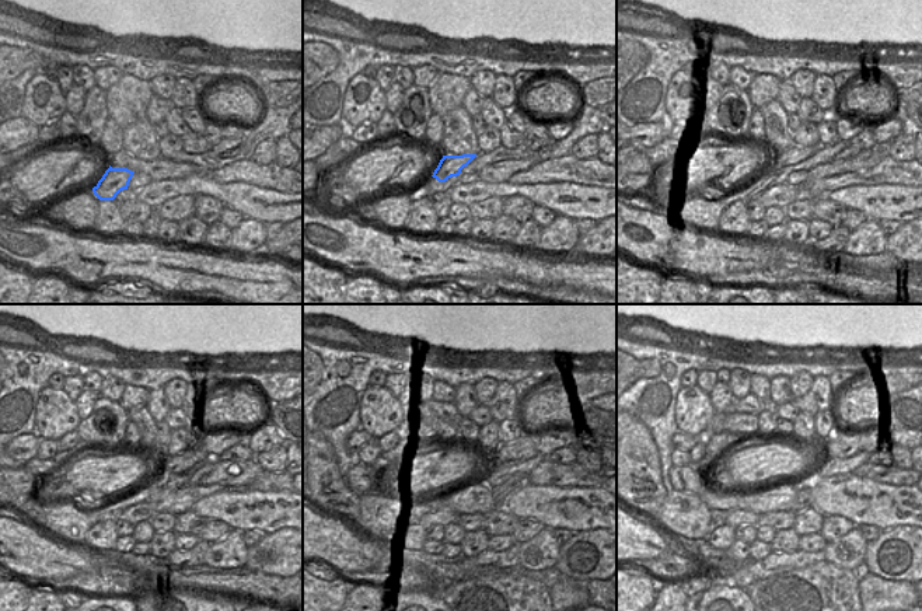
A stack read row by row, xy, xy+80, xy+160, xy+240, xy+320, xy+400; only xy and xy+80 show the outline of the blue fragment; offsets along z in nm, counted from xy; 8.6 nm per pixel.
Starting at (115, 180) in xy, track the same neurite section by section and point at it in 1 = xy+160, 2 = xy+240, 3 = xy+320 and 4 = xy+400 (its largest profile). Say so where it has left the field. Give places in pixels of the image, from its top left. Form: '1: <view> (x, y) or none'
1: xy+160 (793, 154)
2: xy+240 (181, 463)
3: xy+320 (524, 447)
4: xy+400 (844, 443)

